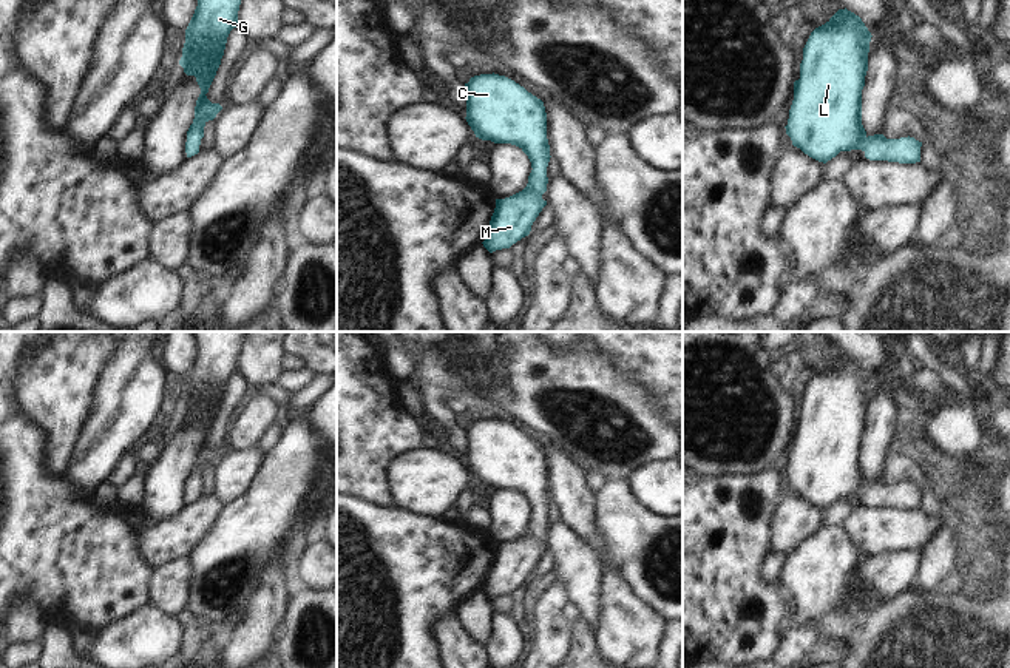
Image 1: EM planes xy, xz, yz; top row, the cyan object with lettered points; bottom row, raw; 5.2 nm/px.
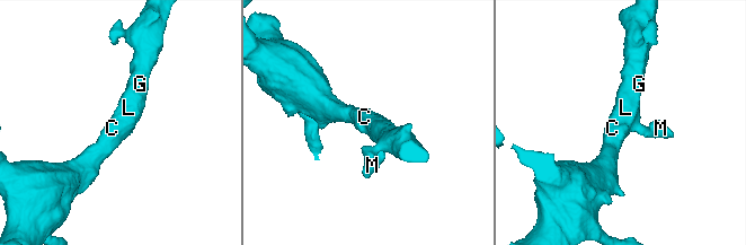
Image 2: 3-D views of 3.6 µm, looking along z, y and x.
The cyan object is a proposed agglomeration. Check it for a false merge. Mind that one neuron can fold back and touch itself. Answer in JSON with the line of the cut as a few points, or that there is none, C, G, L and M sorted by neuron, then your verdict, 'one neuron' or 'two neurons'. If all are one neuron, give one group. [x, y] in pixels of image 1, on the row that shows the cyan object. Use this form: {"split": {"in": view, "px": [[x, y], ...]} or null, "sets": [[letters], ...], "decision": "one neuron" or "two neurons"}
{"split": null, "sets": [["C", "G", "L", "M"]], "decision": "one neuron"}

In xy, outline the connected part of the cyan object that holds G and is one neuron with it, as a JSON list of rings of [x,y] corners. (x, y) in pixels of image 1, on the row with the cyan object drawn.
[[[198,0],[195,14],[185,29],[185,43],[179,65],[187,76],[195,76],[201,94],[195,106],[195,119],[187,131],[185,153],[199,153],[204,127],[222,110],[207,99],[208,88],[224,56],[227,37],[238,26],[241,0]]]

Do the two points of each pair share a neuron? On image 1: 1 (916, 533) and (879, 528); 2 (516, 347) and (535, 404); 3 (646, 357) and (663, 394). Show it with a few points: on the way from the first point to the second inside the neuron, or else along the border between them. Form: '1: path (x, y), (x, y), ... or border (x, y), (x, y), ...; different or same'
1: path (907, 528), (888, 528); same
2: path (528, 361), (535, 372), (535, 391); same
3: path (655, 366), (663, 374), (663, 384); same

